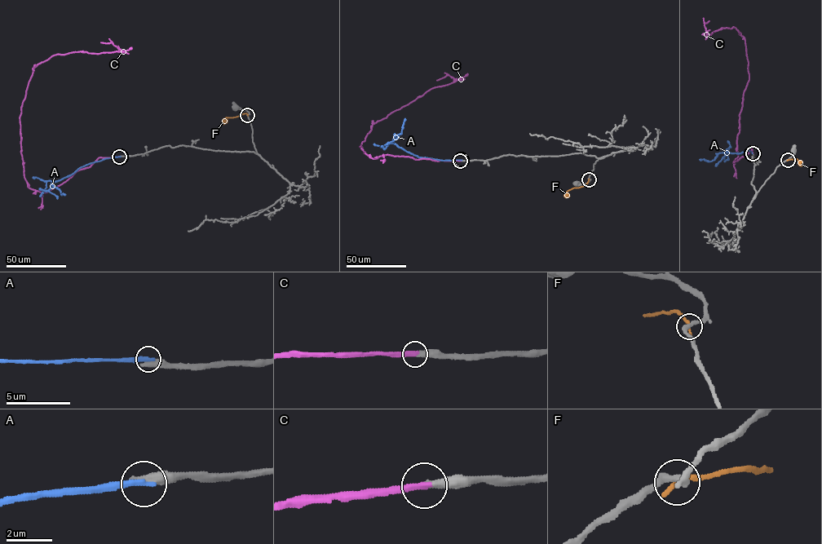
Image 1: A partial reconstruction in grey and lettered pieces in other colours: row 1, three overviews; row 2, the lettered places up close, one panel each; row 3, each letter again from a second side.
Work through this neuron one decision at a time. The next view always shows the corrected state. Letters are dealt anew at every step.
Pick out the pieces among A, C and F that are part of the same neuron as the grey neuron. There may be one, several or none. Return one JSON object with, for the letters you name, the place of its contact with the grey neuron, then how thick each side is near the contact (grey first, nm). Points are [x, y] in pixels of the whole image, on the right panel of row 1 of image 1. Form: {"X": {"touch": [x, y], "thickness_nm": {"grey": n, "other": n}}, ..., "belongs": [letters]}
{"C": {"touch": [753, 153], "thickness_nm": {"grey": 340, "other": 340}}, "belongs": ["C"]}

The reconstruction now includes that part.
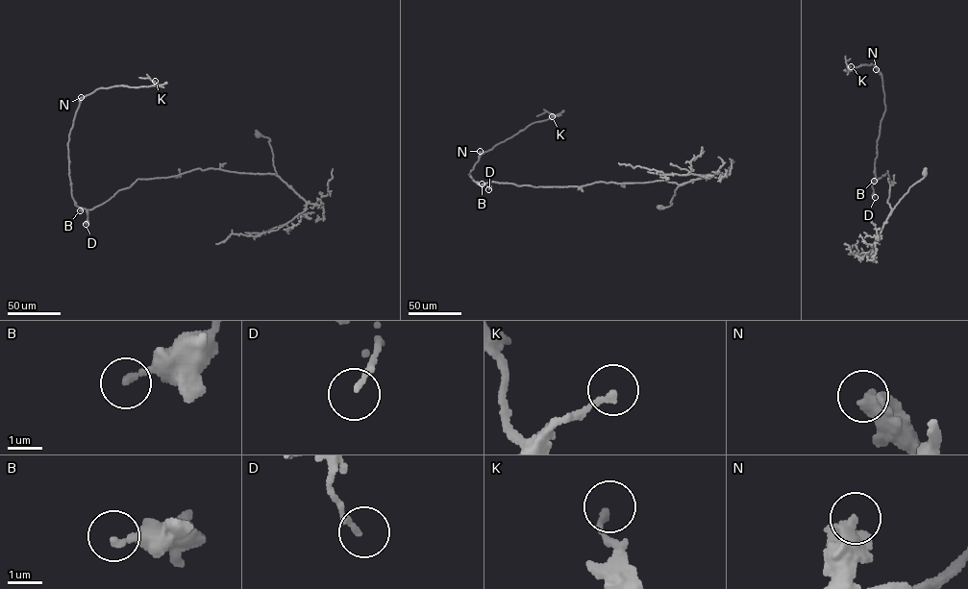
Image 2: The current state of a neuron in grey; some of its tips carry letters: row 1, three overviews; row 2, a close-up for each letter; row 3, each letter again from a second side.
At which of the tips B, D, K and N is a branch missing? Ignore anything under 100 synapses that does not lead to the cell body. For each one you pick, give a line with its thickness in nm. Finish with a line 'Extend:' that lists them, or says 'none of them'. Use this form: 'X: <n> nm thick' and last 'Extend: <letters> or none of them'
Extend: none of them

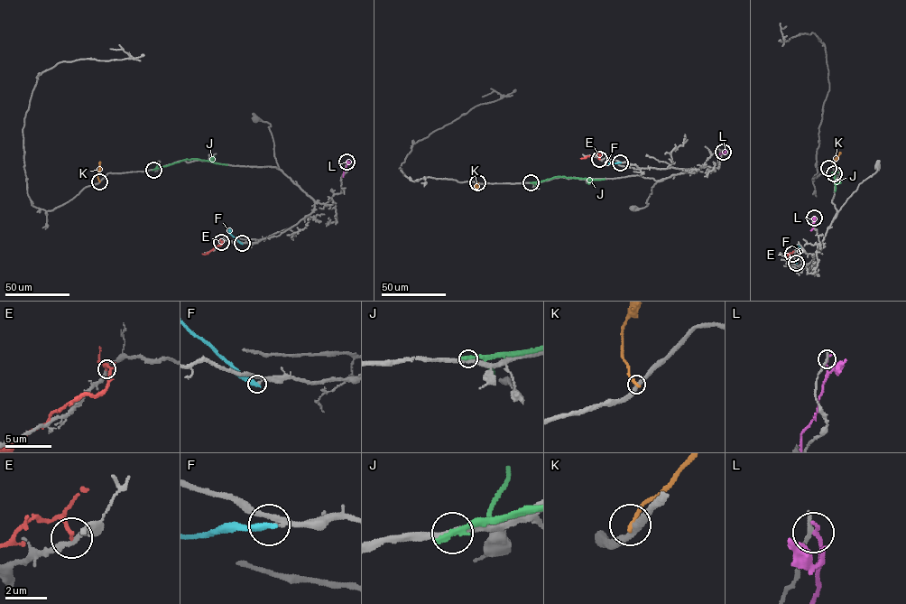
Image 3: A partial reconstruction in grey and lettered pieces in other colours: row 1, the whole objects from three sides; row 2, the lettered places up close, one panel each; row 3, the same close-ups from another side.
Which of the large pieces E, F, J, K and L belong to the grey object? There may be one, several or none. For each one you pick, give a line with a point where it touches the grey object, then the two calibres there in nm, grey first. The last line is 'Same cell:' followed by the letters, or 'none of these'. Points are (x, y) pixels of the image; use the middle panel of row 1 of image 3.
Same cell: none of these

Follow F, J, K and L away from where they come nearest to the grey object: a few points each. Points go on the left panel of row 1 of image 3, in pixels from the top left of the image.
F: (242, 244), (230, 231)
J: (153, 170), (187, 159), (227, 164)
K: (99, 181), (97, 174), (100, 162)
L: (346, 162), (343, 177)

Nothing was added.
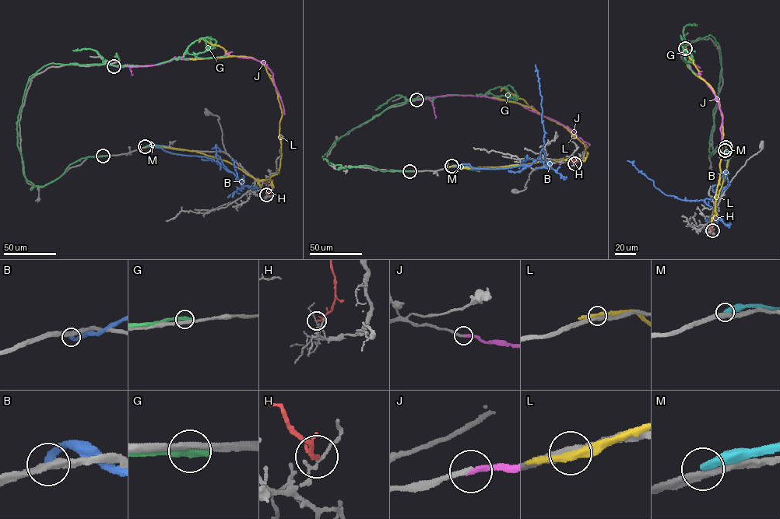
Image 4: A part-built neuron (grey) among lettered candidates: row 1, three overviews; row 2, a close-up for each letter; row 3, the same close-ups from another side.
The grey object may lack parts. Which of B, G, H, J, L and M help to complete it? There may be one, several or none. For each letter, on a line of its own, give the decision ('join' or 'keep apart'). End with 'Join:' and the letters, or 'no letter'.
B: keep apart
G: keep apart
H: keep apart
J: join
L: keep apart
M: keep apart
Join: J

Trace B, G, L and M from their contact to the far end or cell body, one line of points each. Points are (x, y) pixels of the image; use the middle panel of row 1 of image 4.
B: (453, 166), (468, 163), (472, 168), (490, 169), (529, 166), (539, 156), (545, 131), (535, 64)
G: (409, 171), (344, 168), (322, 156), (348, 131), (412, 99), (487, 92), (513, 98)
L: (451, 166), (501, 167), (564, 159), (585, 159), (587, 146), (562, 125), (544, 117), (504, 89), (500, 91)
M: (451, 166), (491, 168)

